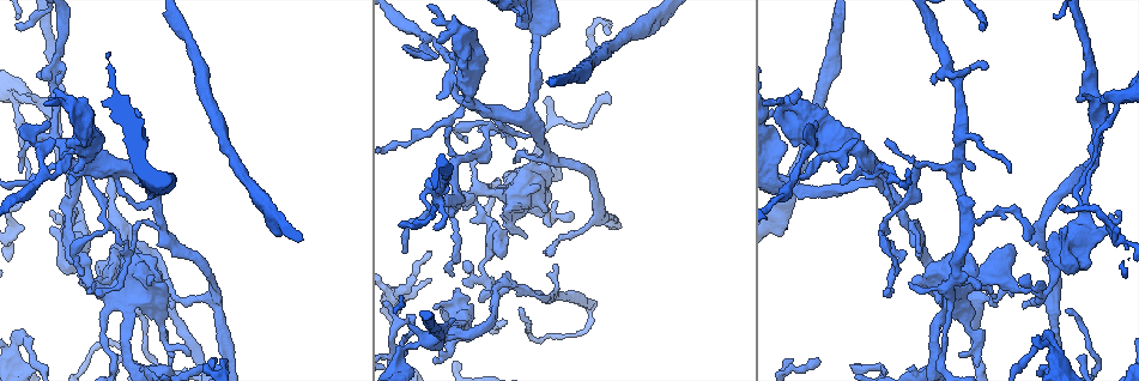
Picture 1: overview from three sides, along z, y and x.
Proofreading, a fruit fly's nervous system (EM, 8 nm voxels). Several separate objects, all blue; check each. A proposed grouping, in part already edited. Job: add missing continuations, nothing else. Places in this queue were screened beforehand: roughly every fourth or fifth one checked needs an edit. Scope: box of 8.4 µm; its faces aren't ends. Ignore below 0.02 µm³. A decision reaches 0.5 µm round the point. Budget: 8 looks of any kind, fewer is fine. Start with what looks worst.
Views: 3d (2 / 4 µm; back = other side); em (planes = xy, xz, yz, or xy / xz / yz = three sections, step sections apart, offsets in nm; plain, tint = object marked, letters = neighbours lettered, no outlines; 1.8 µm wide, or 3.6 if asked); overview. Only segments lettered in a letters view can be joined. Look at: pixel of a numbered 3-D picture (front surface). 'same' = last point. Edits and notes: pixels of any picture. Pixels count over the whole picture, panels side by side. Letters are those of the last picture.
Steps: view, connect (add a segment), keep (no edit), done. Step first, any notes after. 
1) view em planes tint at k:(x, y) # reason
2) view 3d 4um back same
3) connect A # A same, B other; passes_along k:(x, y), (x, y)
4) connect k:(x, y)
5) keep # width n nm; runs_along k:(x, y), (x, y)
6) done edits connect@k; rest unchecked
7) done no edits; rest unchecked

view 3d 4um at 1:(466, 88) # sharp bend

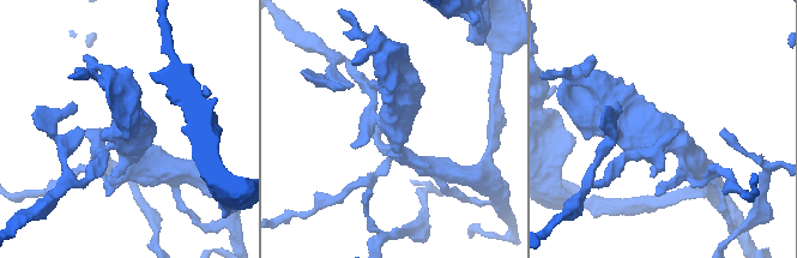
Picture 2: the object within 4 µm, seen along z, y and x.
view em 3.6um xz step 16 tint at 2:(396, 129) # shape alone is not enough

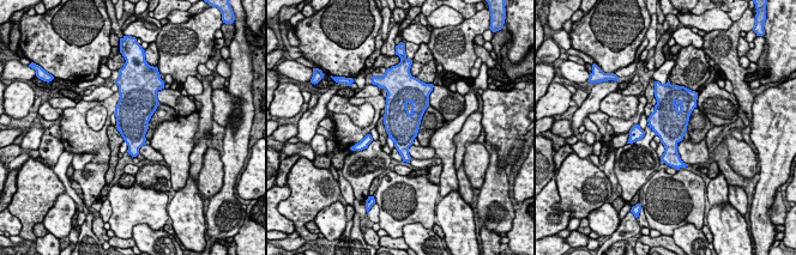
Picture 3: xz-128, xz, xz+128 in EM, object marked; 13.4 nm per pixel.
view em 3.6um xz step 16 letters same # see the neighbours

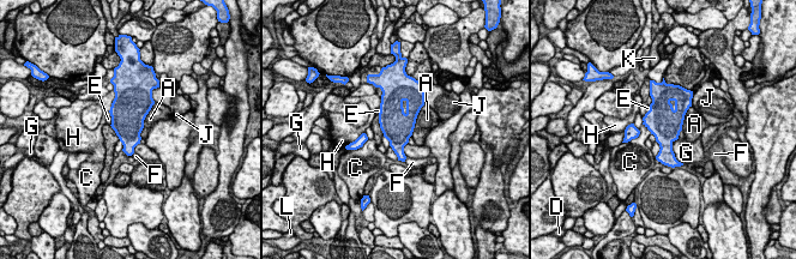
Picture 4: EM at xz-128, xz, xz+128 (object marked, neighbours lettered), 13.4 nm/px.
keep # A other, C other, D other, E other, F other, G other, H other, J other, K other, L other; border 4:(378, 115), (378, 122), (384, 136); none of them fits

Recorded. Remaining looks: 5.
view em yz step 4 tint at 1:(481, 271)

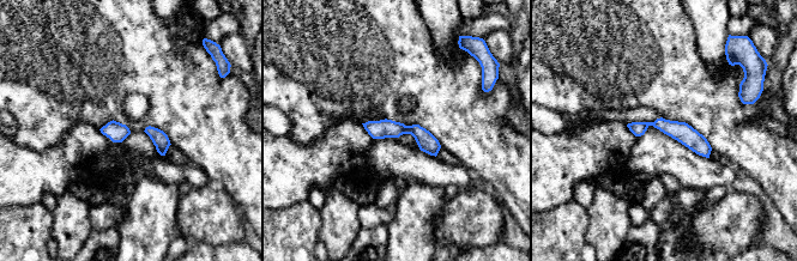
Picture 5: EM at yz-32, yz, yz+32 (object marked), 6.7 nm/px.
view em planes tint same

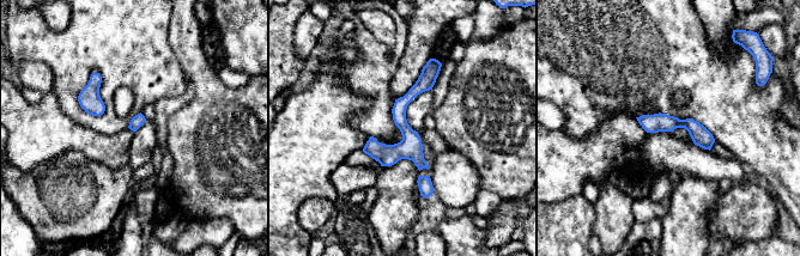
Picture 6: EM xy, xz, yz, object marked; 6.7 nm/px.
view em planes letters same # see the neighbours

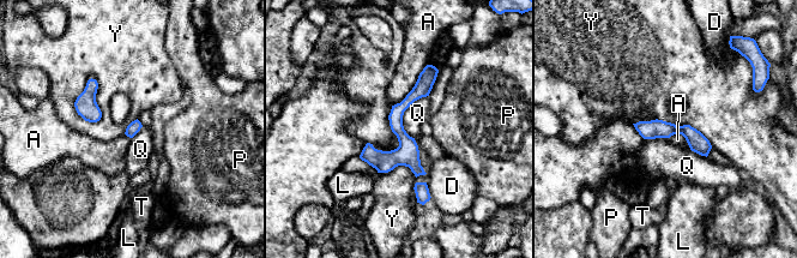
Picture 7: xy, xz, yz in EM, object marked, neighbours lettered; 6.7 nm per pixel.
keep # A other, D other, L other, P other, Q other, T other, Y other; border 7:(427, 95), (404, 112), (412, 138); no lettered segment goes on from it

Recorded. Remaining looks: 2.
view 3d 2um at 1:(56, 79)

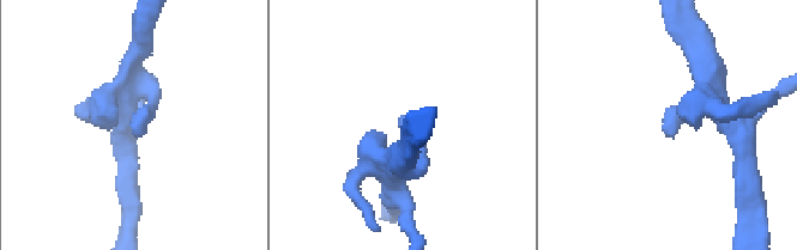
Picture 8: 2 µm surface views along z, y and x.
view em yz step 16 letters at 8:(134, 127) # shape alone is not enough

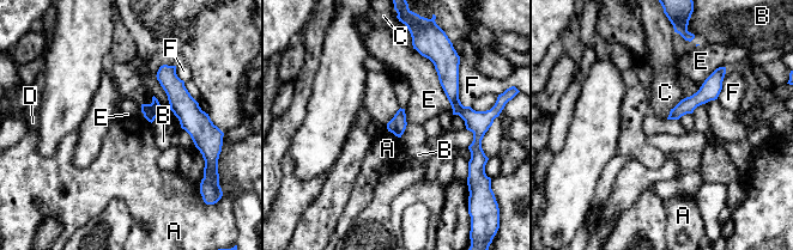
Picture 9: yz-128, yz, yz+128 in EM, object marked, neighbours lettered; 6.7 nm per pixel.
keep # longest_contact E 550 nm; A other, B other, C other, D other, E other, F other; no lettered segment goes on from it

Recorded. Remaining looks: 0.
done no edits; rest unchecked

